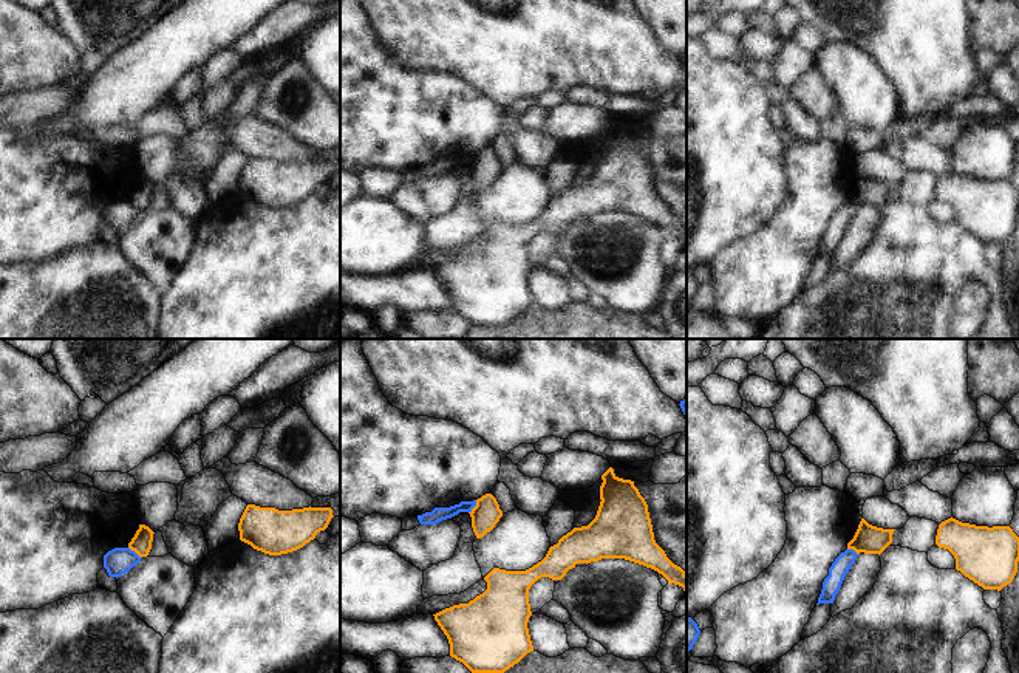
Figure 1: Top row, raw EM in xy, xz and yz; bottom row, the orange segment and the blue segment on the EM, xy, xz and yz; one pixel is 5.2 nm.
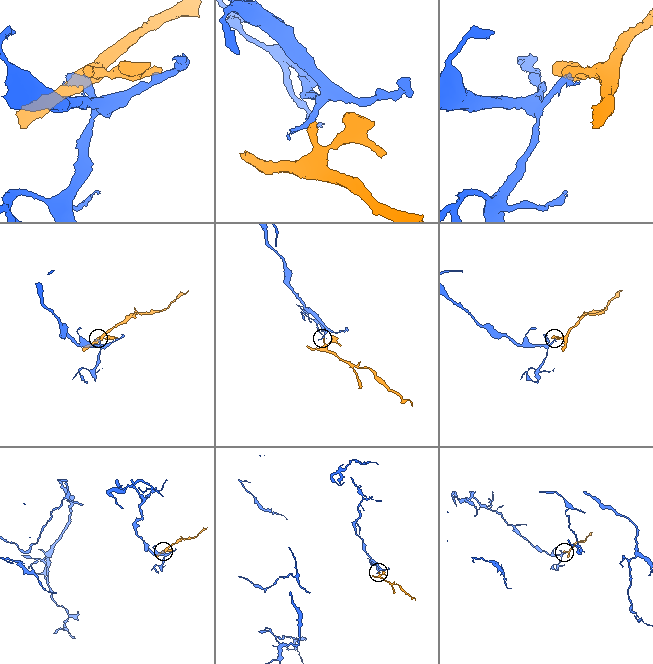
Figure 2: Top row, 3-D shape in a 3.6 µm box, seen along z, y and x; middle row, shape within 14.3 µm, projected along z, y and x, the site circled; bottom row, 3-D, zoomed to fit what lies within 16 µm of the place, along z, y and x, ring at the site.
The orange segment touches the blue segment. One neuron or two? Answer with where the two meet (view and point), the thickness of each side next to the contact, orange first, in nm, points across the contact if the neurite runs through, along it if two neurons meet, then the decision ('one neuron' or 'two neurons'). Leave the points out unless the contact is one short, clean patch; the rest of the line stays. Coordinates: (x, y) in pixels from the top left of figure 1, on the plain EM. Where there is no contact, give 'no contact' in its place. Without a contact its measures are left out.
xz (475, 160) | 150/80 nm | along xz (477, 153), (477, 158), (469, 166) | two neurons

